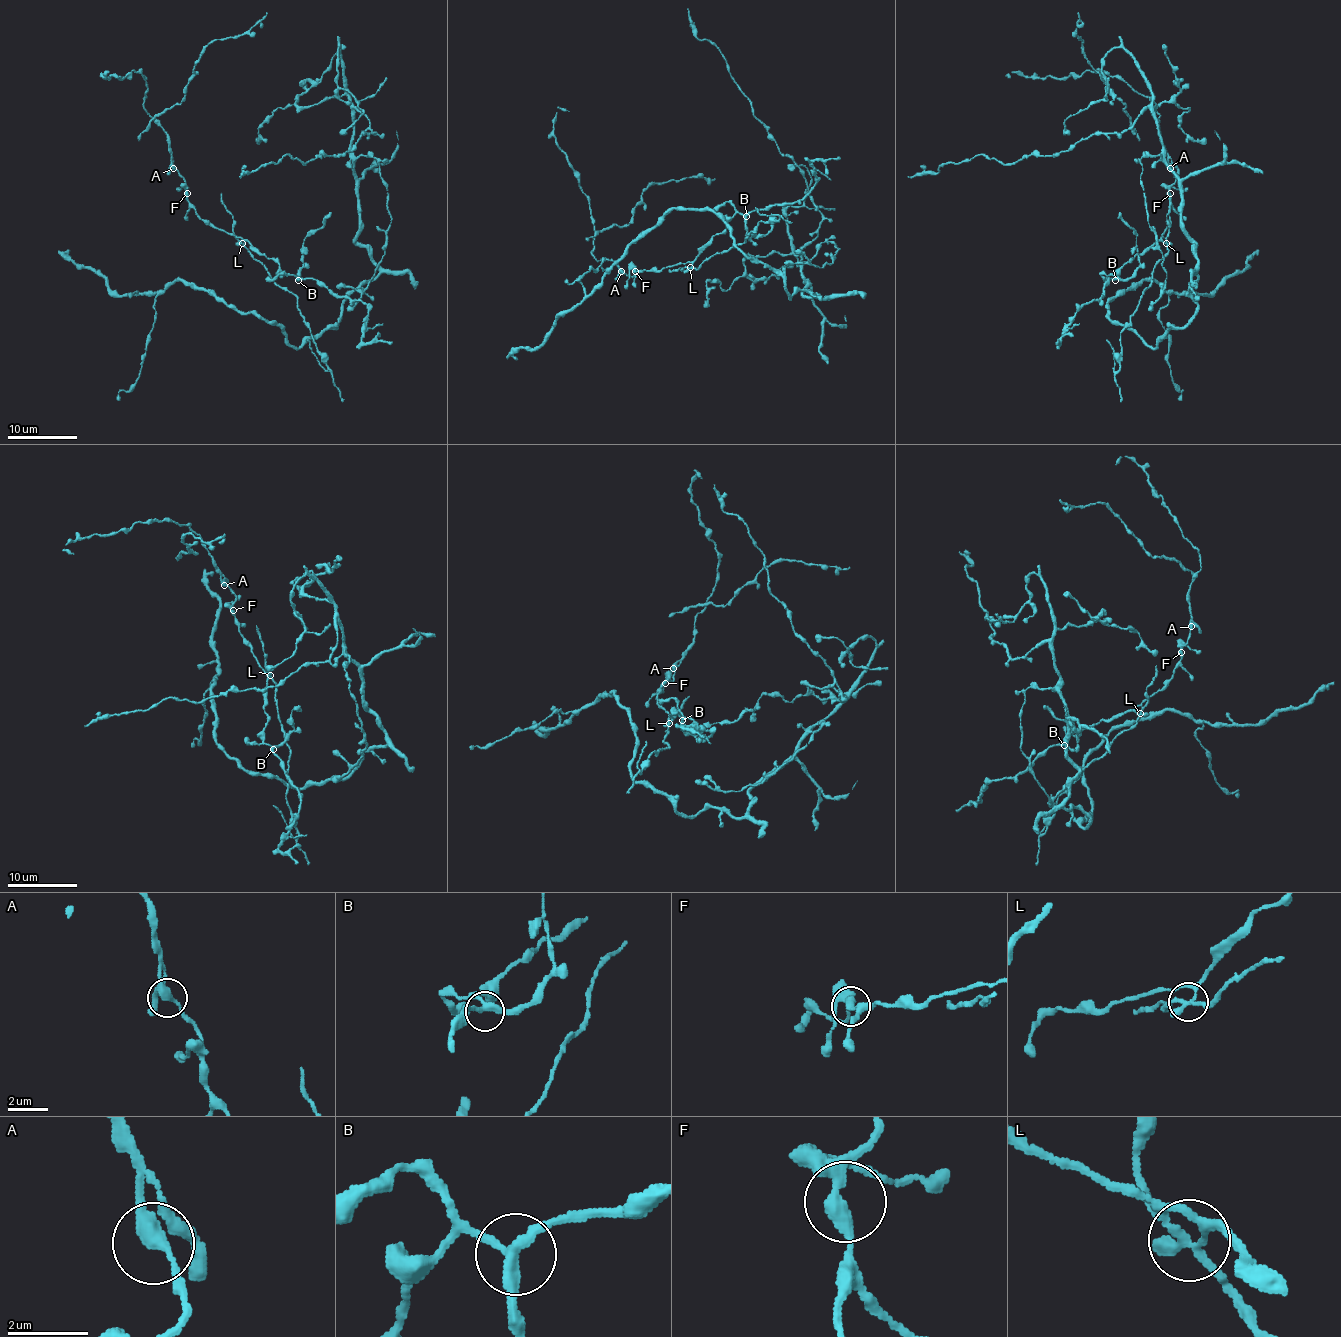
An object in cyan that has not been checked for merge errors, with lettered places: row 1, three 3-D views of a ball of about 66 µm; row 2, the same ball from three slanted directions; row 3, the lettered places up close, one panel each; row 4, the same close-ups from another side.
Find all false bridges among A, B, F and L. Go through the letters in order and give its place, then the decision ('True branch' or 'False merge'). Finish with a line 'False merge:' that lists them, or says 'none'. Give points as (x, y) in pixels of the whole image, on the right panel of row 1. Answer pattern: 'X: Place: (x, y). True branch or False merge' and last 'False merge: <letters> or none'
A: Place: (1170, 168). True branch
B: Place: (1115, 280). True branch
F: Place: (1170, 193). True branch
L: Place: (1166, 243). False merge
False merge: L

